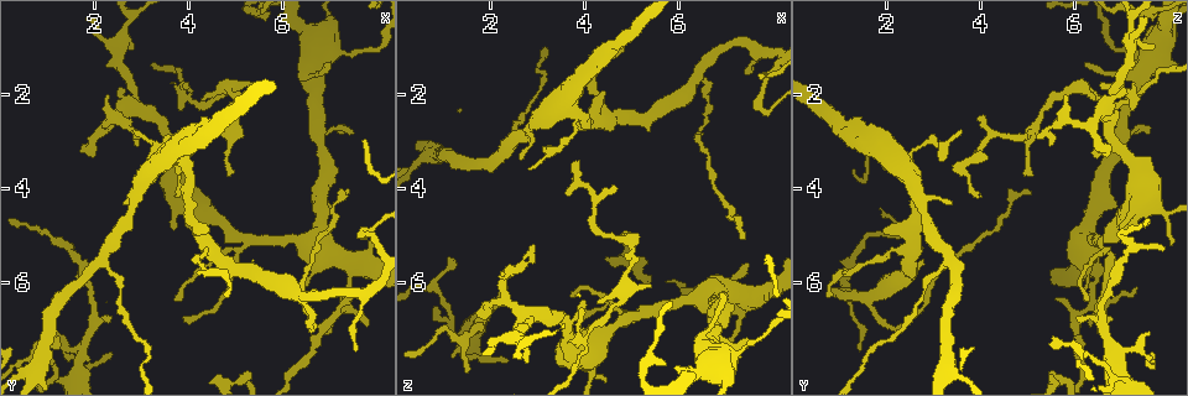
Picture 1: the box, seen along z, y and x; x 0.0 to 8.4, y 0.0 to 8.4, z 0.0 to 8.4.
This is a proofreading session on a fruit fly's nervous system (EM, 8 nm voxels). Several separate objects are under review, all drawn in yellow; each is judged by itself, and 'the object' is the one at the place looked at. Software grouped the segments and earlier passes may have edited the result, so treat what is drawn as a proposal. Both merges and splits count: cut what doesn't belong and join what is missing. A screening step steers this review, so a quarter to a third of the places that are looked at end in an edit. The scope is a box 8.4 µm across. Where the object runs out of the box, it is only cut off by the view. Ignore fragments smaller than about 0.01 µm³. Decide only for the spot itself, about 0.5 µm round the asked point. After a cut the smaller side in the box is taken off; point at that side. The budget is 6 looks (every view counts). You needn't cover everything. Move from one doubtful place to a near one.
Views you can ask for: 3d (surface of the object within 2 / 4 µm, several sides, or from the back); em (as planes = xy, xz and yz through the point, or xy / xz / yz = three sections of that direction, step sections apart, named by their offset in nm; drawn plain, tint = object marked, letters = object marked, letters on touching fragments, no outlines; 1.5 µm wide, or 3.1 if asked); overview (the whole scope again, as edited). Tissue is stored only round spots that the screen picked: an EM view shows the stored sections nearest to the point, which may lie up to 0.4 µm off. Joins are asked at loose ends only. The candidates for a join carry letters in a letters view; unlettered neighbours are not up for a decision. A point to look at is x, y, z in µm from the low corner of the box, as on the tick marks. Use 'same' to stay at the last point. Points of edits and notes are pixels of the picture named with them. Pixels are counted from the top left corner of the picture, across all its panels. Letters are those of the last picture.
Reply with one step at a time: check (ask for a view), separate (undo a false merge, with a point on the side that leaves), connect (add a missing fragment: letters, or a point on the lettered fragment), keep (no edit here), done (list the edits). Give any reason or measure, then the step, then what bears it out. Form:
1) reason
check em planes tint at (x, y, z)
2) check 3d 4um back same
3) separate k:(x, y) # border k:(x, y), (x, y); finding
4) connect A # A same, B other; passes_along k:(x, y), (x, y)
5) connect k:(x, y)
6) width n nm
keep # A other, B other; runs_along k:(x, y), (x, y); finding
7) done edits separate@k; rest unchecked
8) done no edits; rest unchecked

tapers out
check em planes letters at (7.35, 4.05, 5.00)

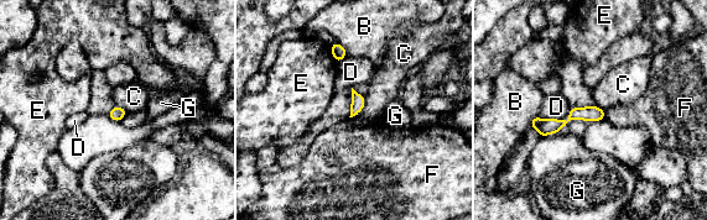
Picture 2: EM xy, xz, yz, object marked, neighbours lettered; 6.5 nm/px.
keep # B other, C other, D other, E other, F other, G other; border 2:(365, 97), (363, 108), (349, 118); none of them fits

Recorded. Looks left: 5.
thin neck
check em planes letters at (4.20, 5.55, 1.60)

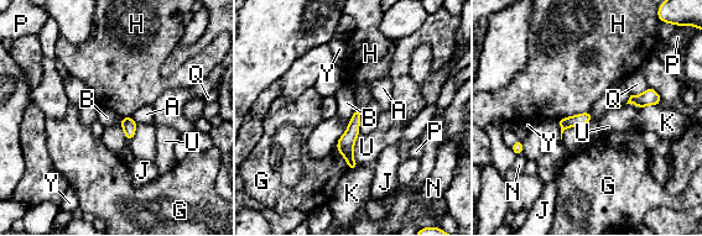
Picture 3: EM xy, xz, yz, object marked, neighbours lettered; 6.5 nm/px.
keep # A other, B other, G other, H other, J other, K other, N other, P other, Q other, U other, Y other; all the same cell

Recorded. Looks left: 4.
branch point
check em yz step 8 tint at (2.85, 2.20, 6.70)

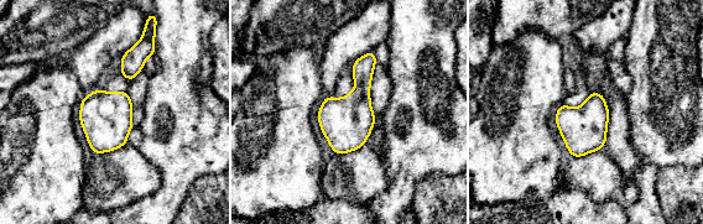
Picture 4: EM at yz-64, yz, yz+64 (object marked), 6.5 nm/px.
another direction
check em xy step 8 letters same

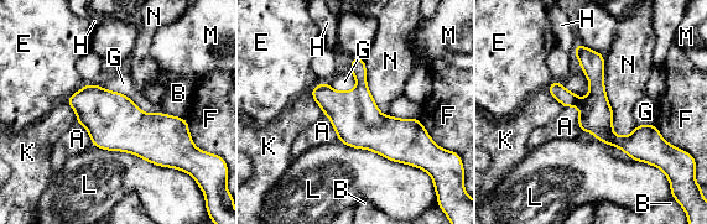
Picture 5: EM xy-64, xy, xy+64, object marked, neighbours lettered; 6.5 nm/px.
width 220 nm
keep # A other, B other, E other, F other, G other, H other, K other, L other, M other, N other; border 5:(94, 84), (159, 113); all the same cell

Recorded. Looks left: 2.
done no edits; rest unchecked

